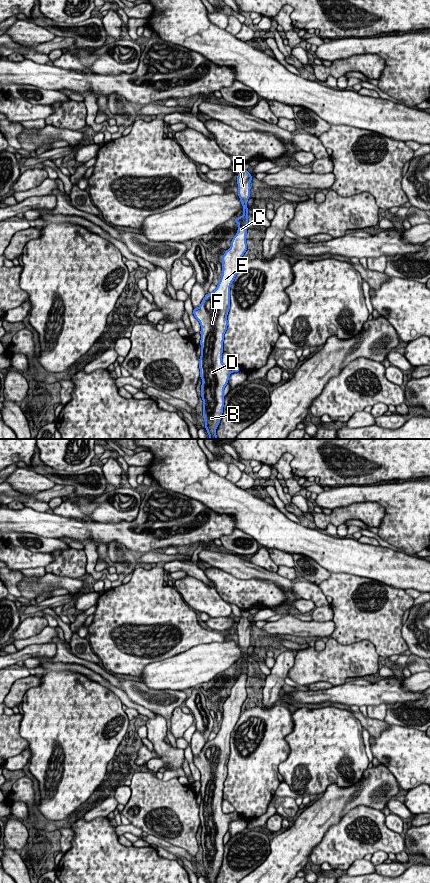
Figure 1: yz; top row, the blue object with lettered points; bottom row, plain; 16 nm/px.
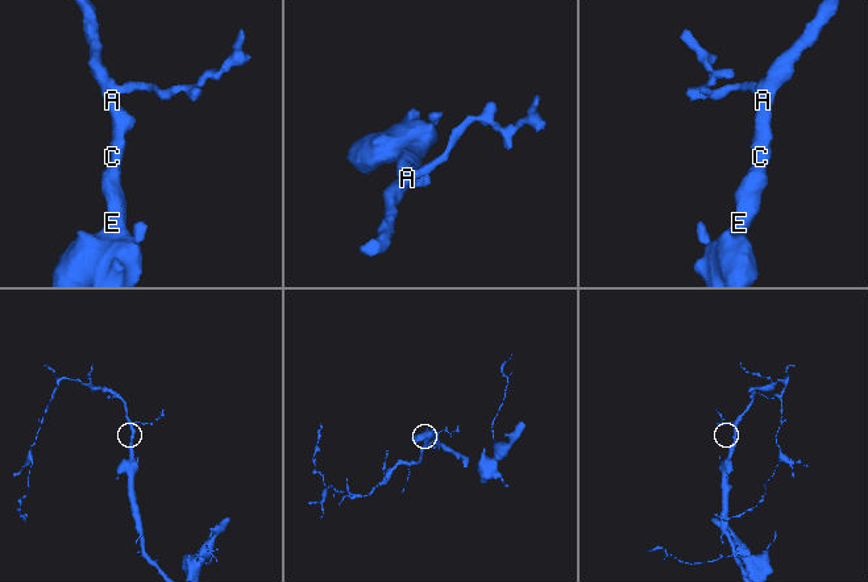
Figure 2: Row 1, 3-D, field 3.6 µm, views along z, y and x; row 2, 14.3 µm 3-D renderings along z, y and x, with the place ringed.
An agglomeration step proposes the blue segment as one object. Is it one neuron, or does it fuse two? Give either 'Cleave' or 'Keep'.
Keep

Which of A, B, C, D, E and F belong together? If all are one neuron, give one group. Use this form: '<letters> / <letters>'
A B C D E F

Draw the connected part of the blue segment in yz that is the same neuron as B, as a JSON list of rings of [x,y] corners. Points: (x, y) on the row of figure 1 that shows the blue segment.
[[[242,169],[237,176],[238,196],[241,204],[243,205],[243,215],[237,217],[234,222],[238,224],[237,234],[231,241],[231,246],[225,251],[222,256],[222,275],[216,289],[205,295],[199,307],[193,309],[195,318],[199,321],[201,326],[201,356],[199,360],[200,377],[202,379],[201,397],[203,400],[203,418],[205,421],[205,429],[209,435],[209,439],[217,439],[216,429],[220,423],[224,407],[224,388],[228,384],[229,376],[233,372],[240,371],[239,366],[226,366],[222,362],[223,341],[224,334],[227,330],[228,320],[227,315],[230,309],[230,287],[236,275],[240,270],[241,259],[247,250],[246,235],[248,229],[248,216],[247,206],[250,197],[250,183],[252,175],[248,170]]]

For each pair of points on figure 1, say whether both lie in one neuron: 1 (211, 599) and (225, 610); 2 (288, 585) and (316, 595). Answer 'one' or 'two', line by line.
1: one
2: one

